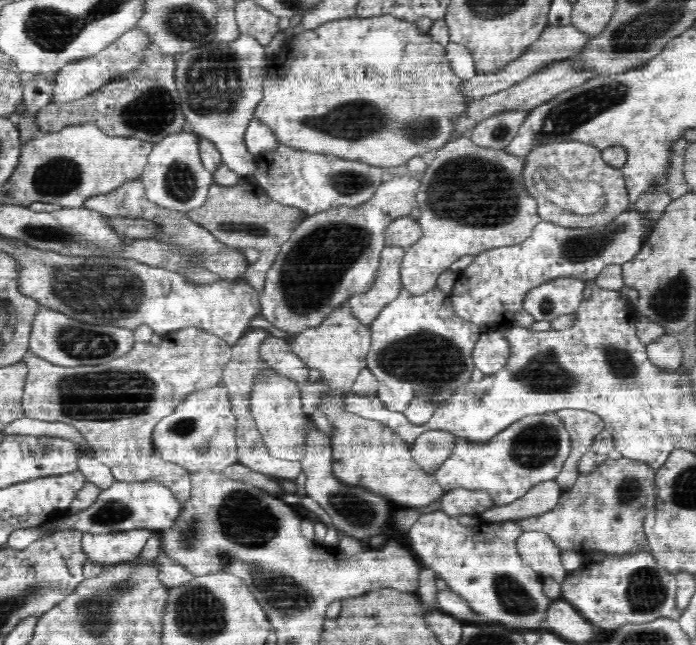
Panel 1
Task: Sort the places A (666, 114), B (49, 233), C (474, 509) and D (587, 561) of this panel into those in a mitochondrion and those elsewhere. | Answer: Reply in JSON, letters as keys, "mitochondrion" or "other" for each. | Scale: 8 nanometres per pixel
{"A":"other","B":"mitochondrion","C":"other","D":"other"}

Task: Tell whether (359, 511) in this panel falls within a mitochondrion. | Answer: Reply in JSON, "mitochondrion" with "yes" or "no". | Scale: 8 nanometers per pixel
{"mitochondrion":"yes"}

